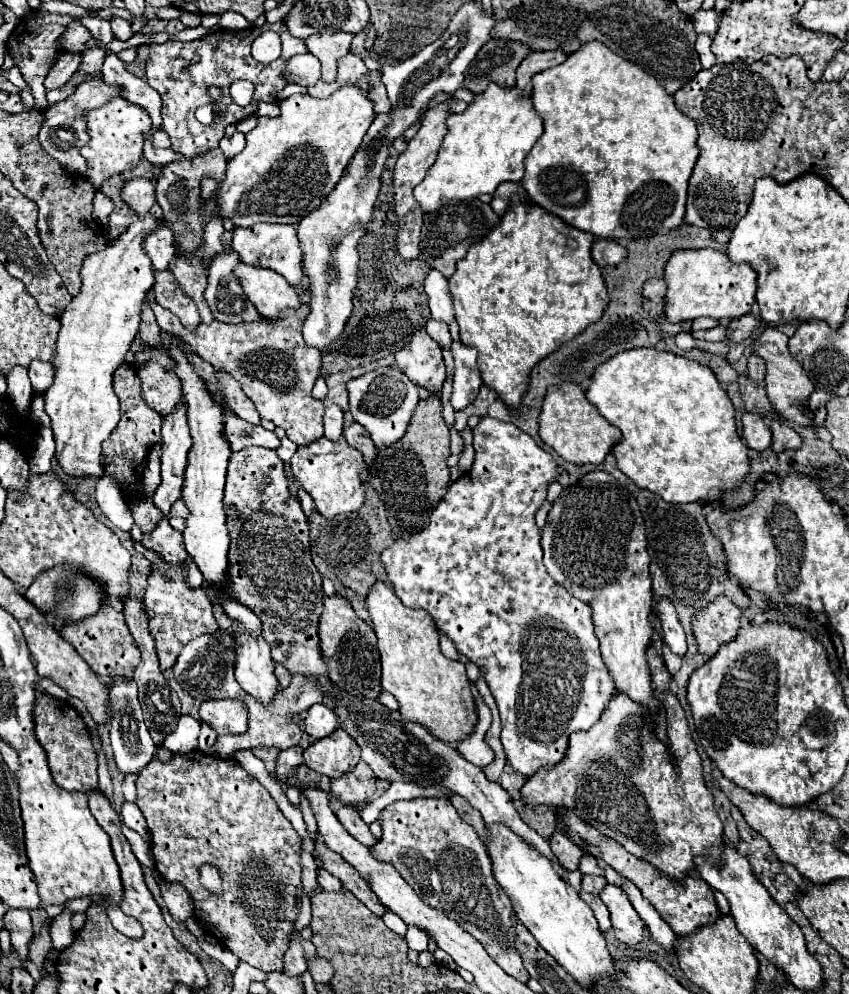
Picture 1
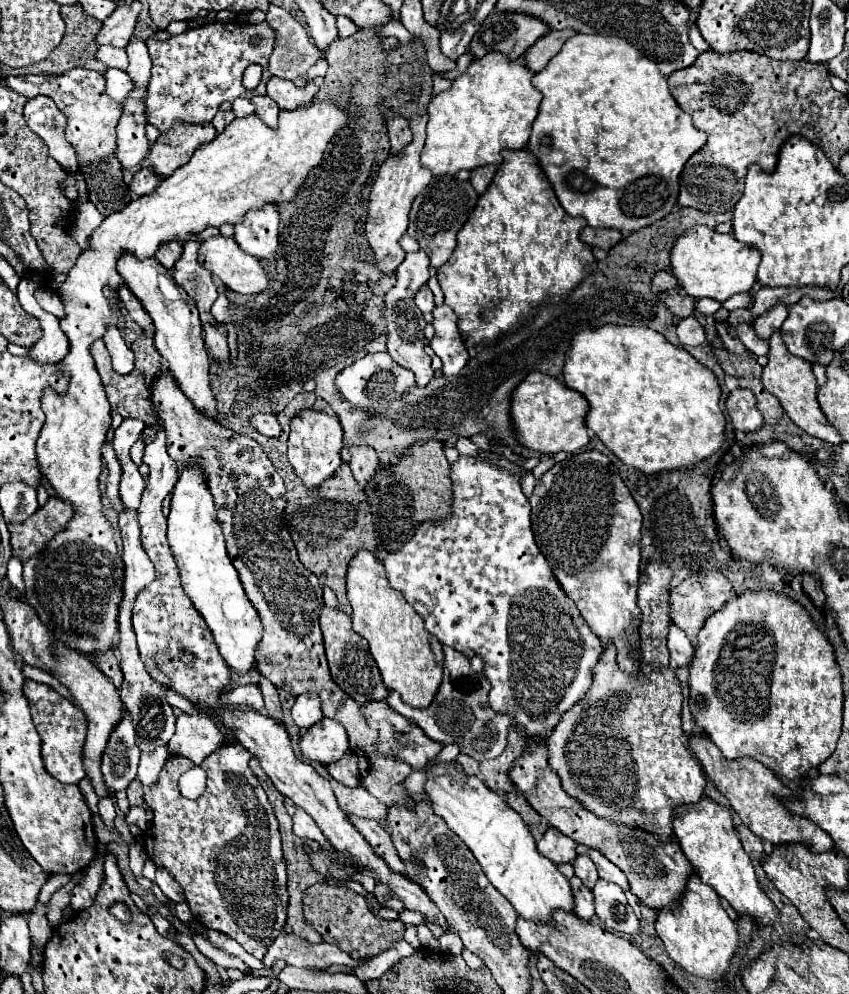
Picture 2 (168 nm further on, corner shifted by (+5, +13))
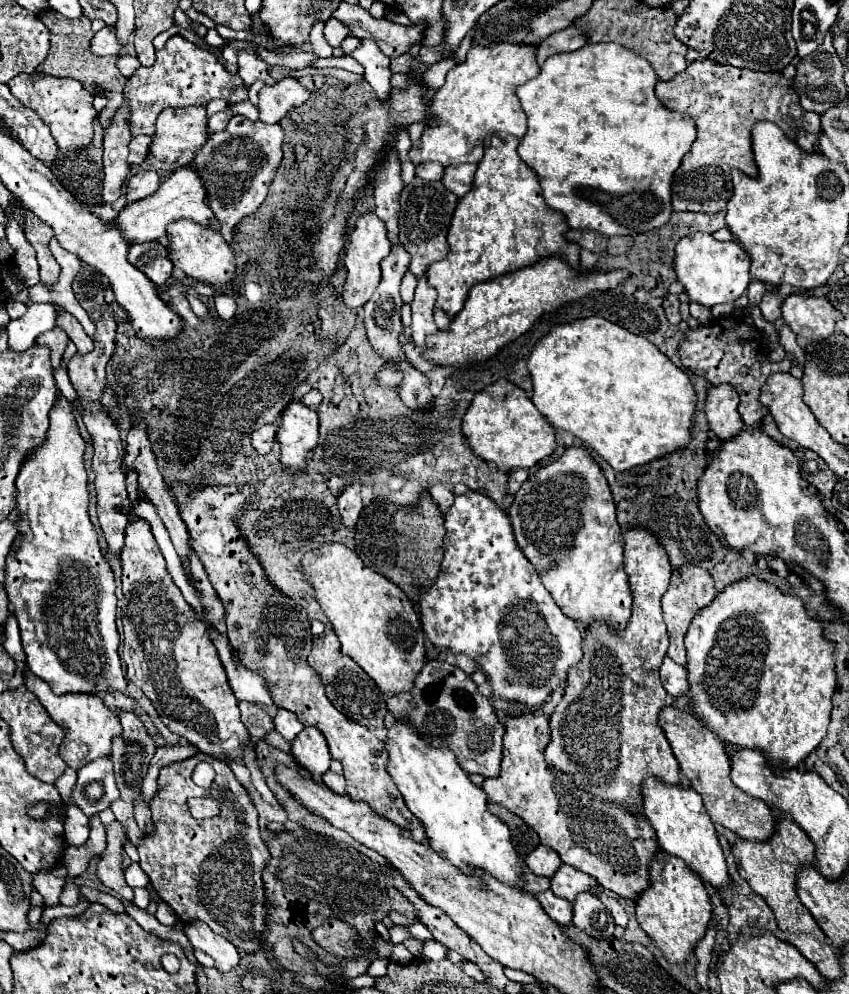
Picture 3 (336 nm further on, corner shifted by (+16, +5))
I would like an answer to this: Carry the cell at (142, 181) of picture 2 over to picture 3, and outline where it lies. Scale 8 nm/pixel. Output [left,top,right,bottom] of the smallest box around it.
[126,170,160,202]

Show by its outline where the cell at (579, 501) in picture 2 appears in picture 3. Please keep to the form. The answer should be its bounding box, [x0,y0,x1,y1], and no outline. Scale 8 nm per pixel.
[508,446,632,632]

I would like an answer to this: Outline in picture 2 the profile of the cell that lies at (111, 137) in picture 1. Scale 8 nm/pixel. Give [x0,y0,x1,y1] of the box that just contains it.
[5,68,121,162]

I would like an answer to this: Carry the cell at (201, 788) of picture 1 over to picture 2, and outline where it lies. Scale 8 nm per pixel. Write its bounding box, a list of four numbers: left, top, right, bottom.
[143,742,289,958]

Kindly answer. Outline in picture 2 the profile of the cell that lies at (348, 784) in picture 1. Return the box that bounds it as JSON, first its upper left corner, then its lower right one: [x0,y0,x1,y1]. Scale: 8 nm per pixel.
[327,752,359,788]

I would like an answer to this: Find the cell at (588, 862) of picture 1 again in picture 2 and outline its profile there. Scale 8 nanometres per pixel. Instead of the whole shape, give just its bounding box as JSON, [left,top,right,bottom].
[577,844,629,892]

